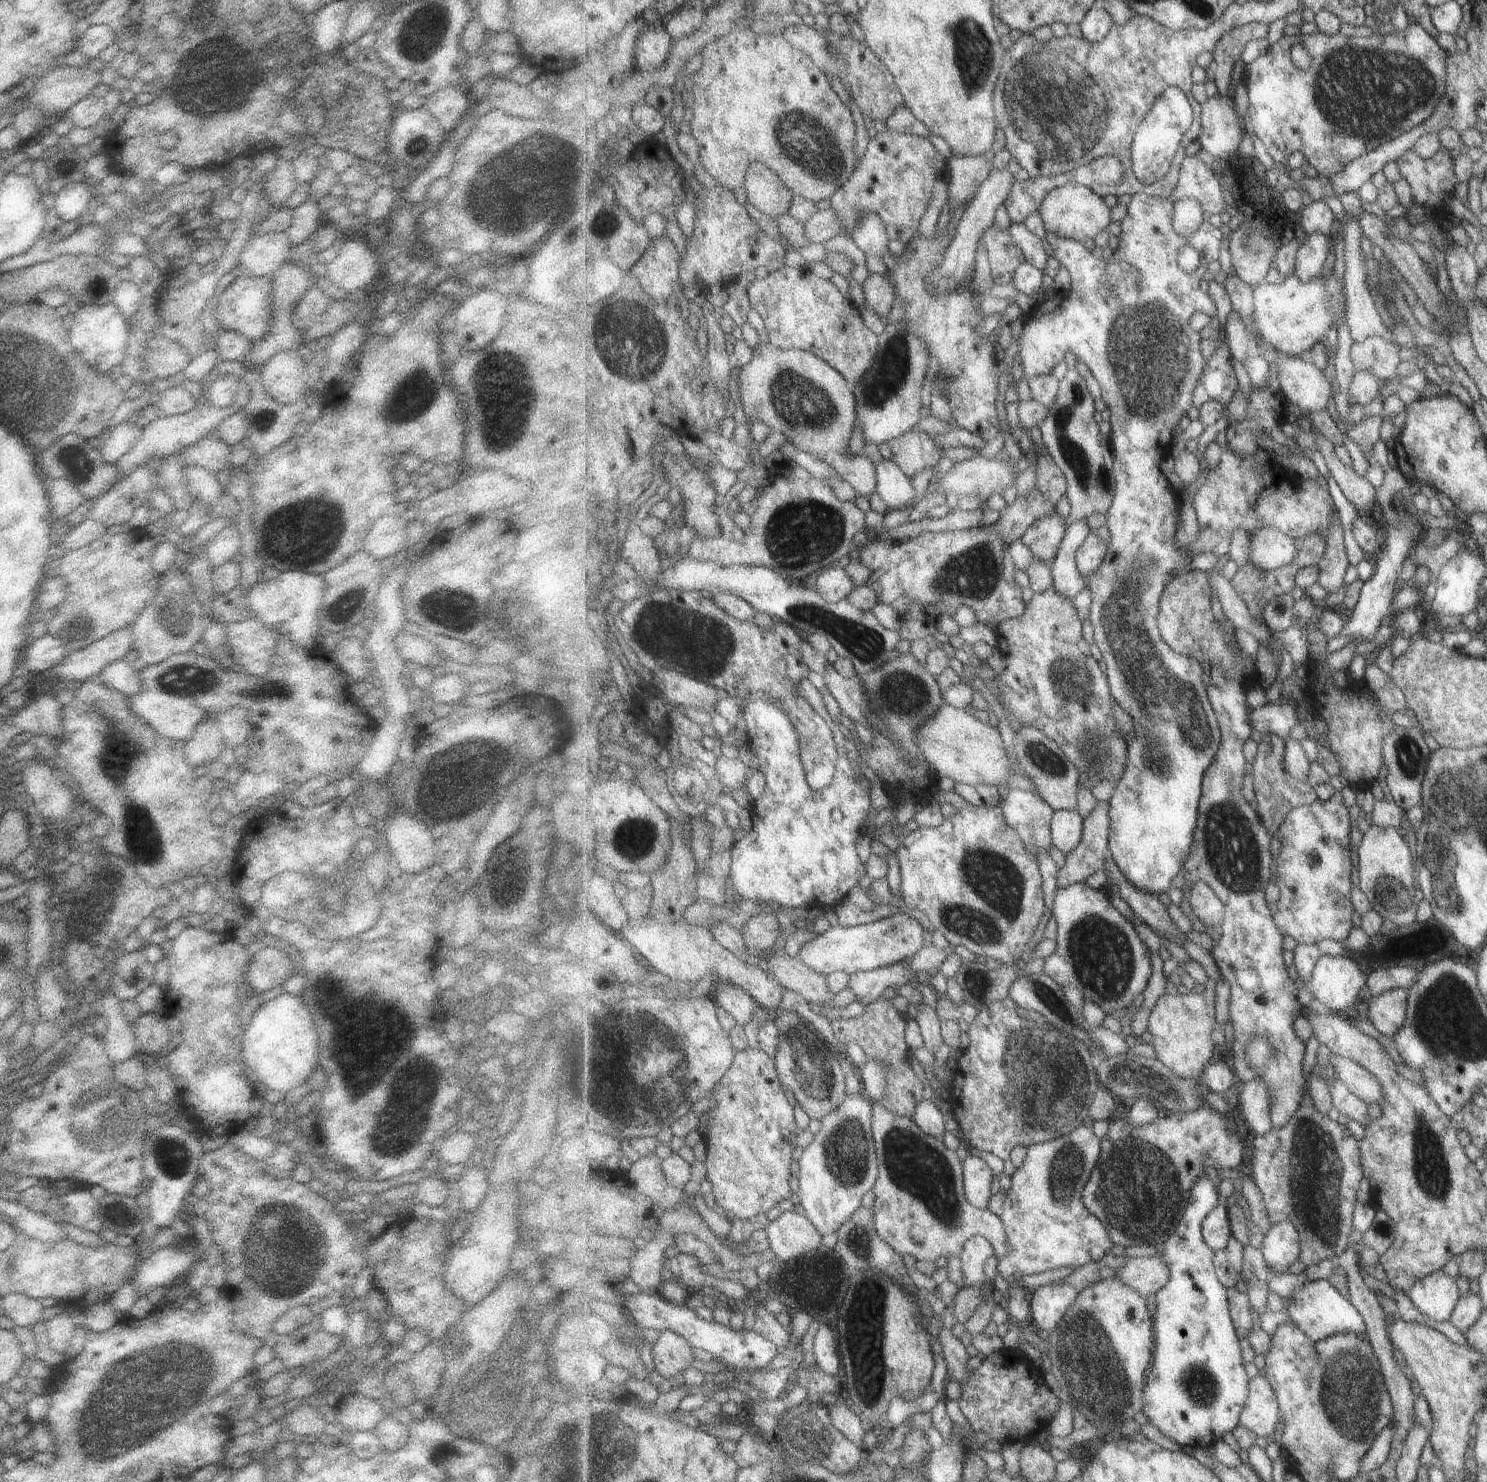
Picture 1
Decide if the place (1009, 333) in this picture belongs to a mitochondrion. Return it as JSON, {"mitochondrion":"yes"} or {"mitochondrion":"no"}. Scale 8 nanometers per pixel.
{"mitochondrion":"no"}

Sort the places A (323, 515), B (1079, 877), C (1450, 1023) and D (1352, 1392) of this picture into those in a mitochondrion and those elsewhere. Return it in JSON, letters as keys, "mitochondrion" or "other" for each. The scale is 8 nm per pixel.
{"A":"mitochondrion","B":"other","C":"mitochondrion","D":"mitochondrion"}

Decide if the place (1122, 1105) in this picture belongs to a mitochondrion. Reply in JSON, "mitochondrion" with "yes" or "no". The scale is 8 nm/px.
{"mitochondrion":"no"}

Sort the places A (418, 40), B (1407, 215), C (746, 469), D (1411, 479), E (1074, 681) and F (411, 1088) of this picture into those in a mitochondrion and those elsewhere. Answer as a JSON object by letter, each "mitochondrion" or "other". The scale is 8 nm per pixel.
{"A":"mitochondrion","B":"other","C":"other","D":"other","E":"mitochondrion","F":"mitochondrion"}

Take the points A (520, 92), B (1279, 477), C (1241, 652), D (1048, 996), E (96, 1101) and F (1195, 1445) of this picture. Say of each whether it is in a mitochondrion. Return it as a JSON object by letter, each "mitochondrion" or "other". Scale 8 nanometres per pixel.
{"A":"other","B":"other","C":"other","D":"mitochondrion","E":"other","F":"other"}

